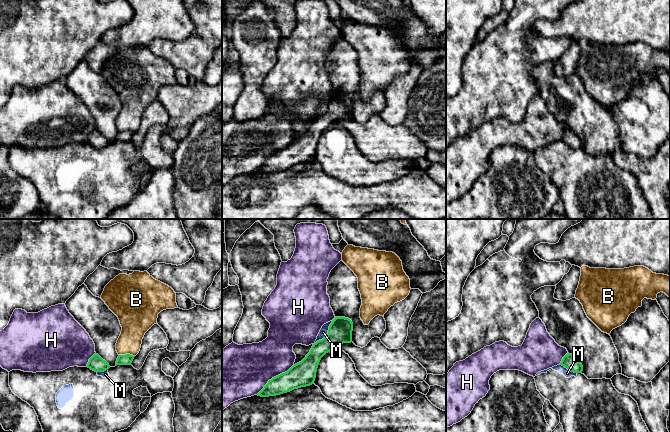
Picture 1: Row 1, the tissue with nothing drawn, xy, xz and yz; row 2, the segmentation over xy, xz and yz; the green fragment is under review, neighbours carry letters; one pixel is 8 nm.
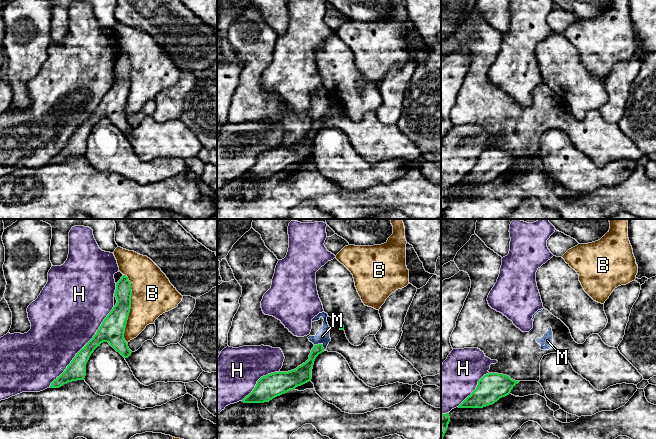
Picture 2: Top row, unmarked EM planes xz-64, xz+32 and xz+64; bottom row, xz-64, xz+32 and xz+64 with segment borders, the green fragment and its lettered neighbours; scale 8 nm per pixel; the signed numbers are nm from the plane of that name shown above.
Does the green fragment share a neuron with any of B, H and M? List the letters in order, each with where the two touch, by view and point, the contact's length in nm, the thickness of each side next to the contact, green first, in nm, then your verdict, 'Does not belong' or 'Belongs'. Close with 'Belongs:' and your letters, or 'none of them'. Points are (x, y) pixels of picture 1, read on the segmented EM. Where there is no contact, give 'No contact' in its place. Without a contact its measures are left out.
B: Touches green at xy (127, 354). Shared border 130 nm. Thickness 90 nm (green) against 220 nm. Does not belong
H: Touches green at xz (274, 377). Shared border 380 nm. Thickness 200 nm (green) against 400 nm. Does not belong
M: Touches green at xz (327, 334). Shared border 240 nm. Thickness 190 nm (green) against 70 nm. Does not belong
Belongs: none of them

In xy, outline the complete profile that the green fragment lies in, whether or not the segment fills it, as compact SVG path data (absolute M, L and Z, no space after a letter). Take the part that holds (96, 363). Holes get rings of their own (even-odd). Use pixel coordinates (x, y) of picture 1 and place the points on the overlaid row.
M96 353L89 359L87 367L95 372L104 372L110 368L109 364Z

